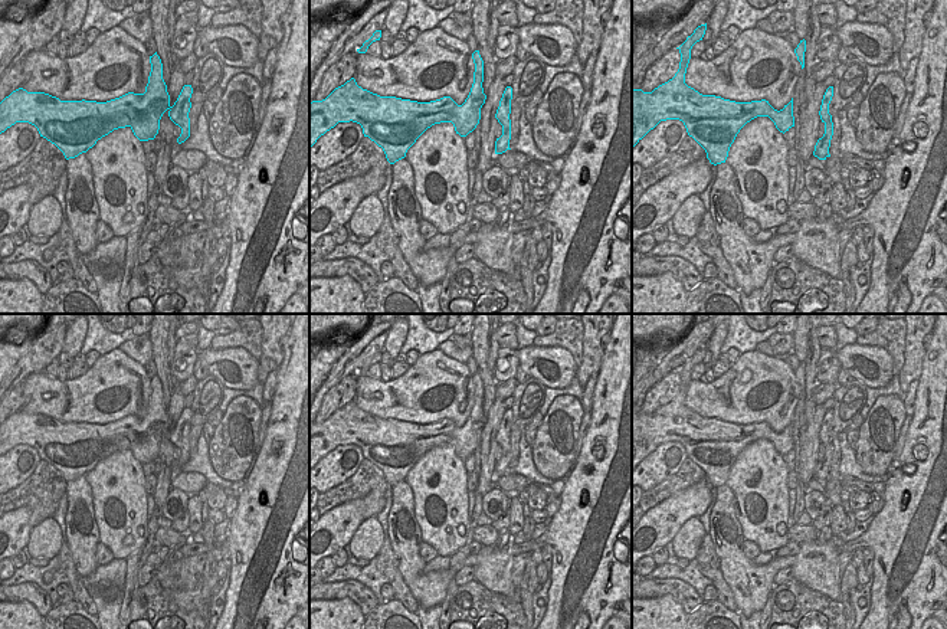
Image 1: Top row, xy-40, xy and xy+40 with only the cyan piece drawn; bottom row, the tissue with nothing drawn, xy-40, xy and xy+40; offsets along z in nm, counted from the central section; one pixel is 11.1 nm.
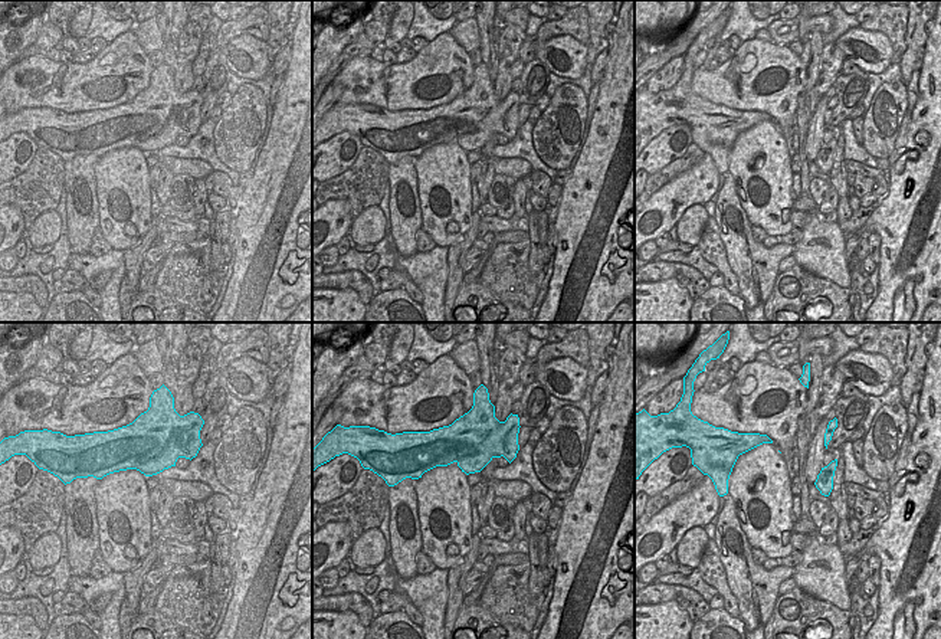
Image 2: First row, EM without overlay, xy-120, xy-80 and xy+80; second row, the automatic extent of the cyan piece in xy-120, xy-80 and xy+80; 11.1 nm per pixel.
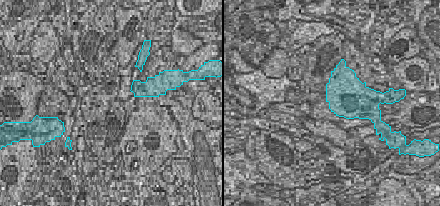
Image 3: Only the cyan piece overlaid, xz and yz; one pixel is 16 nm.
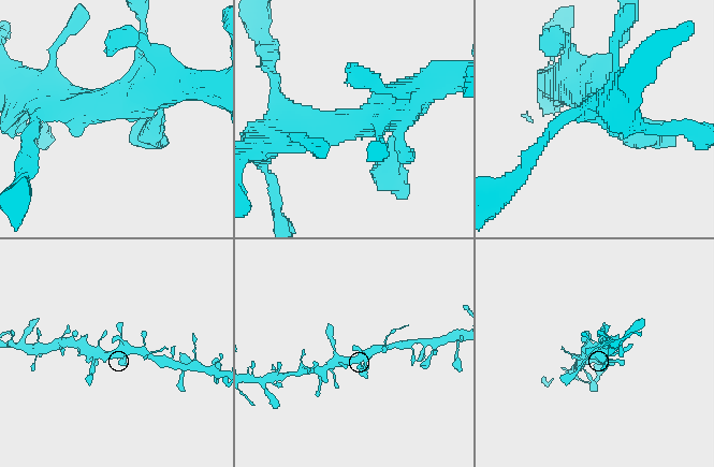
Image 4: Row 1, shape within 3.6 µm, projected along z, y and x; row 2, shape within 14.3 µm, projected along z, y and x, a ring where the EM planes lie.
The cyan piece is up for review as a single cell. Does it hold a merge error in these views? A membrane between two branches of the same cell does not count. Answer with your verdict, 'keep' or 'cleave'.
keep

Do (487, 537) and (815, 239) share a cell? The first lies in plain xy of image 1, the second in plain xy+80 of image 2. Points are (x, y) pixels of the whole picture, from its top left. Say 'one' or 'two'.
two

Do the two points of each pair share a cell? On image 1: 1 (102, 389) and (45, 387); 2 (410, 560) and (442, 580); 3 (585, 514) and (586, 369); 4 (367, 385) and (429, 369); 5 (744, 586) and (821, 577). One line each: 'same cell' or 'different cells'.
1: same cell
2: same cell
3: different cells
4: same cell
5: different cells

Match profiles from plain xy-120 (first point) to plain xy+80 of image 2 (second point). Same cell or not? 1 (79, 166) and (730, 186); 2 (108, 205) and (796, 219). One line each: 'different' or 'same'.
1: same
2: different

